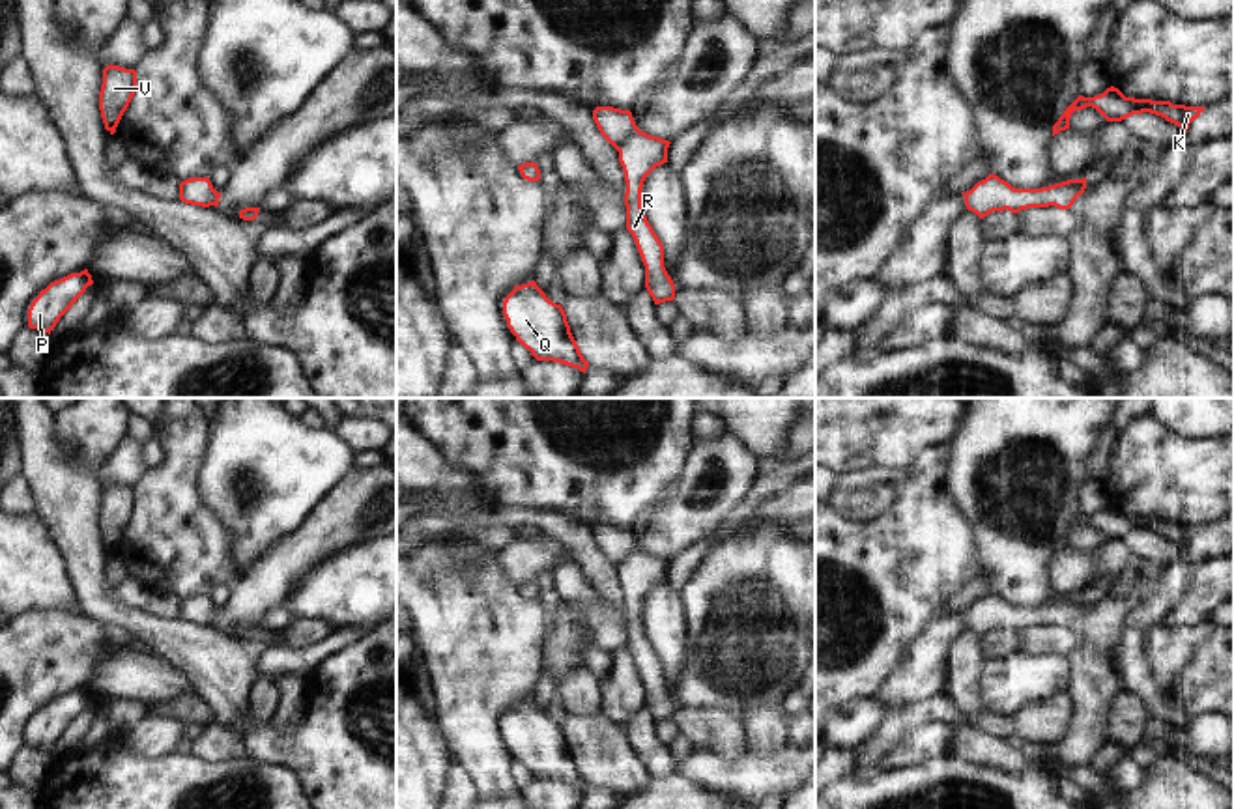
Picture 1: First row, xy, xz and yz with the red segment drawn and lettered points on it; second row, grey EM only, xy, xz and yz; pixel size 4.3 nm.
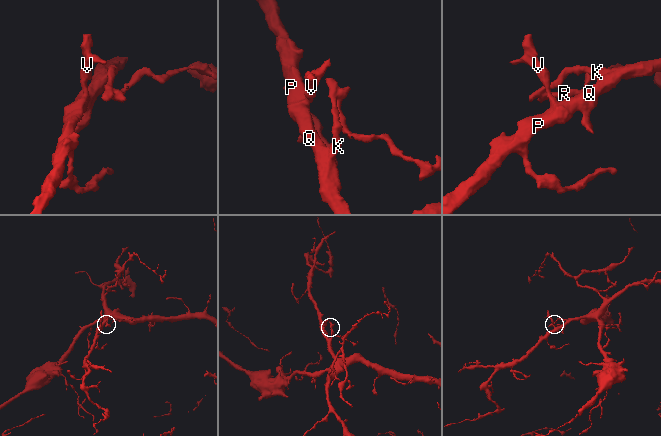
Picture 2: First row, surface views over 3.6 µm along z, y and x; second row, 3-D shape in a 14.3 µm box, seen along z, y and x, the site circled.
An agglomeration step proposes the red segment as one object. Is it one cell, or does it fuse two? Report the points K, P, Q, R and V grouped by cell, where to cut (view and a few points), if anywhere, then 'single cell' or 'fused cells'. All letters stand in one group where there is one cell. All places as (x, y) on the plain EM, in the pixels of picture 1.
K P Q V / R; cut in xz along (636, 546), (617, 568); fused cells

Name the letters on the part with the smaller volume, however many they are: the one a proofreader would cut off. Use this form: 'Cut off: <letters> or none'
Cut off: R

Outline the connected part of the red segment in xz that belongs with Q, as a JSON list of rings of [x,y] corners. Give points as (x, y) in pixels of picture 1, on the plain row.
[[[535,699],[514,704],[503,719],[507,745],[537,779],[553,779],[585,792],[583,777],[561,723],[555,723]]]

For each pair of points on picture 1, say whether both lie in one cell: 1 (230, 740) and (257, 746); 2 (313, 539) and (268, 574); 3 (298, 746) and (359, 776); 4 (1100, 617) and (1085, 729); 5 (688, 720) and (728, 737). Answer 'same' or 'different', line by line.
1: different
2: same
3: same
4: same
5: same

